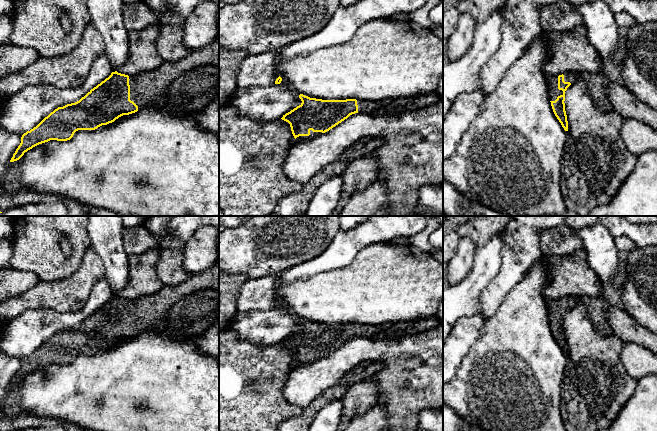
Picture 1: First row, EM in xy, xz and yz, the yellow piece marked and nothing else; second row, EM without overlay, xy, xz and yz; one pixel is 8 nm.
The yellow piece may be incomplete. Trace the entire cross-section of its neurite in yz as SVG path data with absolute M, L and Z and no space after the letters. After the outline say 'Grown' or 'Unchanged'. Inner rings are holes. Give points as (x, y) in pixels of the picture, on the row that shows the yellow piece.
M567 72L559 76L545 74L549 99L553 112L565 131L568 131L568 121L565 111L565 91L576 81L576 74Z. Grown

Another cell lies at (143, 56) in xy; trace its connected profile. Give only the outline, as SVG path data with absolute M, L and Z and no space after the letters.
M150 25L140 31L130 31L129 56L117 72L133 76L157 69L164 62L156 49L159 31L160 25Z

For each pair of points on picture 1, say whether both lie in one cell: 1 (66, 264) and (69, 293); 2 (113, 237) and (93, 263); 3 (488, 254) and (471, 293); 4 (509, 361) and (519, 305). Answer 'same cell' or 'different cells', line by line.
1: different cells
2: different cells
3: same cell
4: same cell

